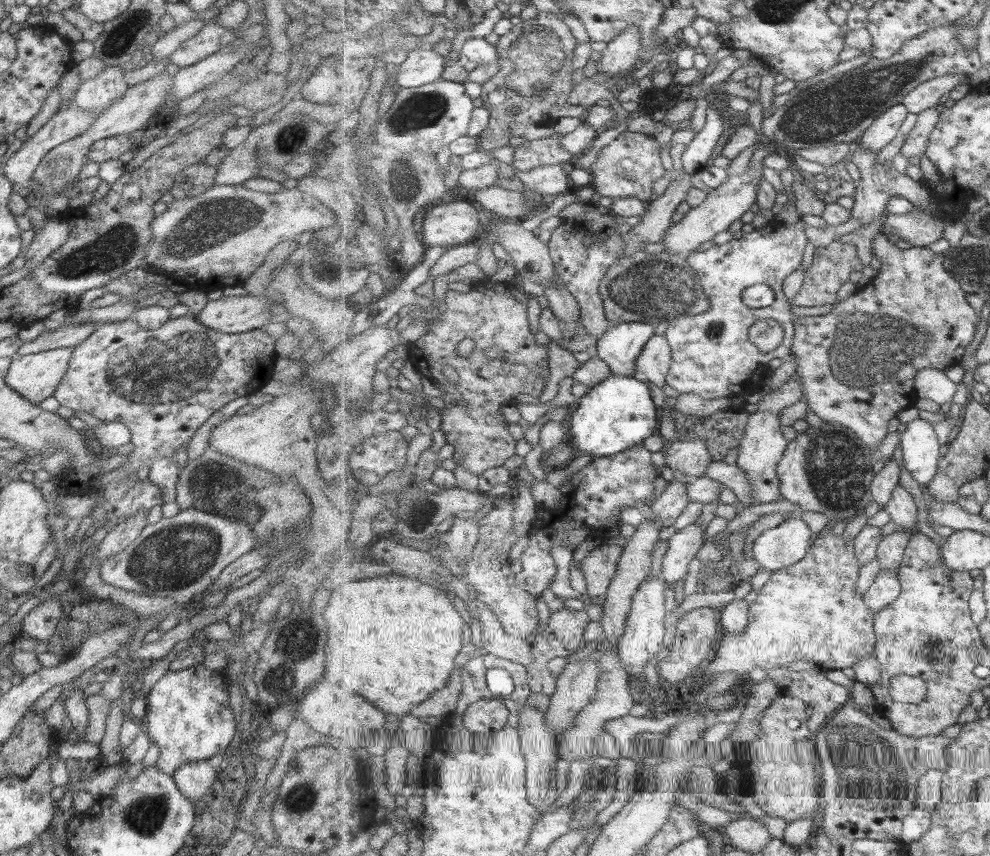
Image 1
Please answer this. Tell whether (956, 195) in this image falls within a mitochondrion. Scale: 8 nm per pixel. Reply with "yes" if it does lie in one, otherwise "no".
no

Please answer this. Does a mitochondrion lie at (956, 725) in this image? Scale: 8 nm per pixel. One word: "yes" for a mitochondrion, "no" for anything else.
no

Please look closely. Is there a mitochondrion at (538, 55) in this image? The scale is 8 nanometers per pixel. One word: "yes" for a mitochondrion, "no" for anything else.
yes

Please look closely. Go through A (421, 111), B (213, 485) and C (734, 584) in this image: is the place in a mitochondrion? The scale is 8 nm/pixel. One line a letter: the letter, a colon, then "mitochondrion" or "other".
A: mitochondrion
B: mitochondrion
C: other

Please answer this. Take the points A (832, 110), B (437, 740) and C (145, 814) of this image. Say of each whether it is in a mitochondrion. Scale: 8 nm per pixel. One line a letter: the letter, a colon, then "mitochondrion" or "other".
A: mitochondrion
B: other
C: mitochondrion

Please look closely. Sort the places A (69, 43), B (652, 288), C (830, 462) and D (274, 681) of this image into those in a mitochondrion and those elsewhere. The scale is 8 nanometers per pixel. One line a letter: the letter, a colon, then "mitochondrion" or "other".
A: other
B: mitochondrion
C: mitochondrion
D: mitochondrion

